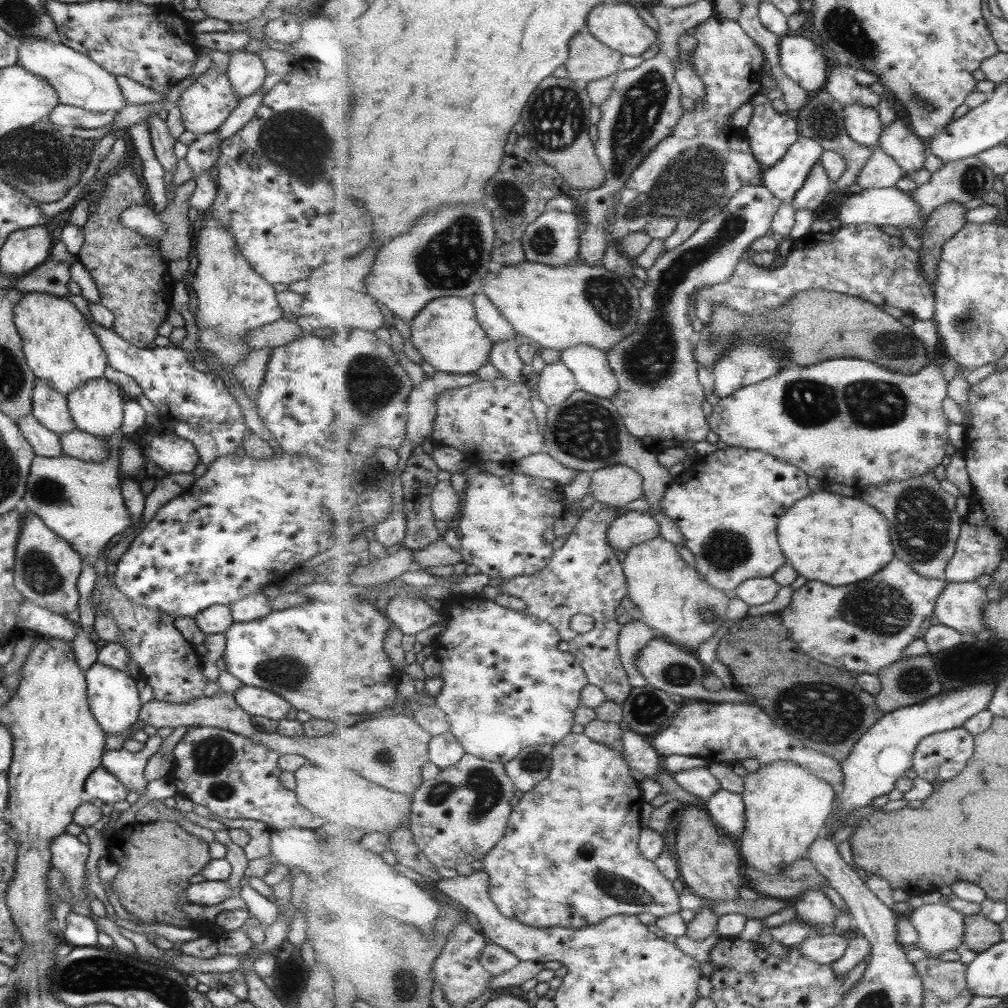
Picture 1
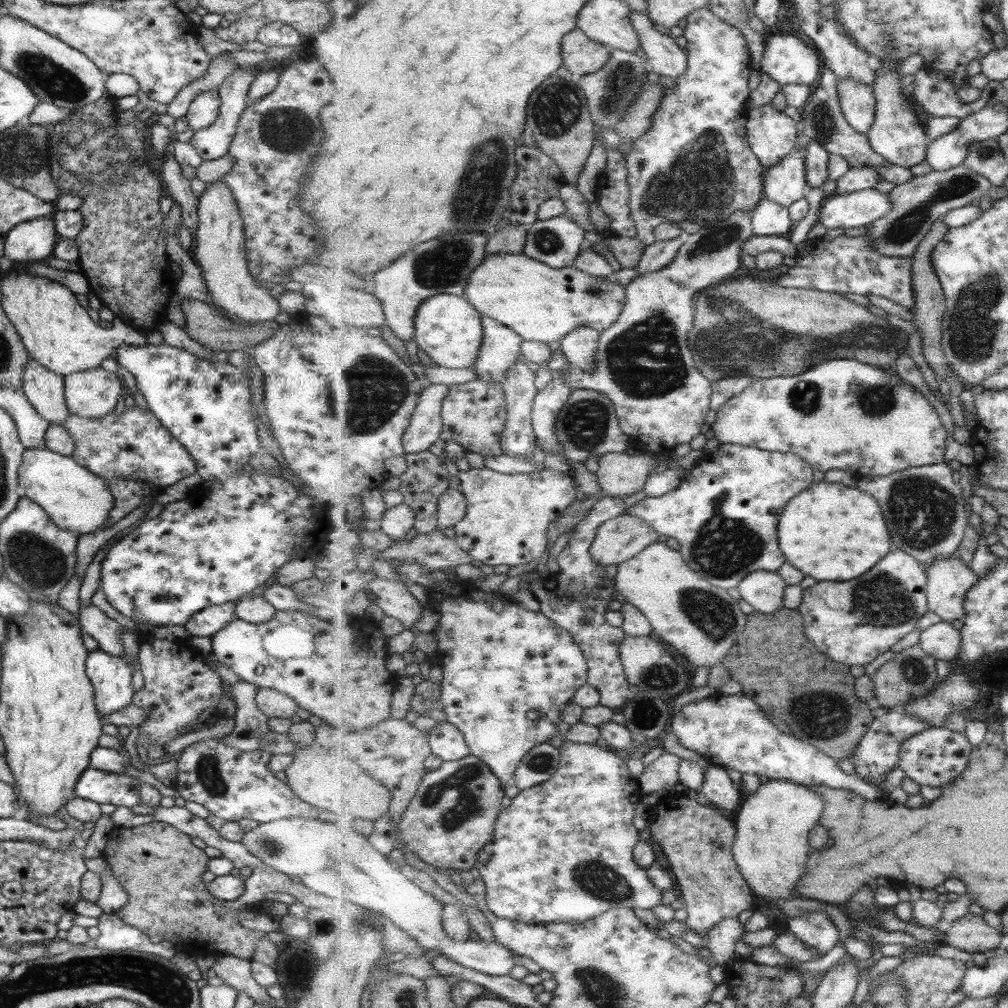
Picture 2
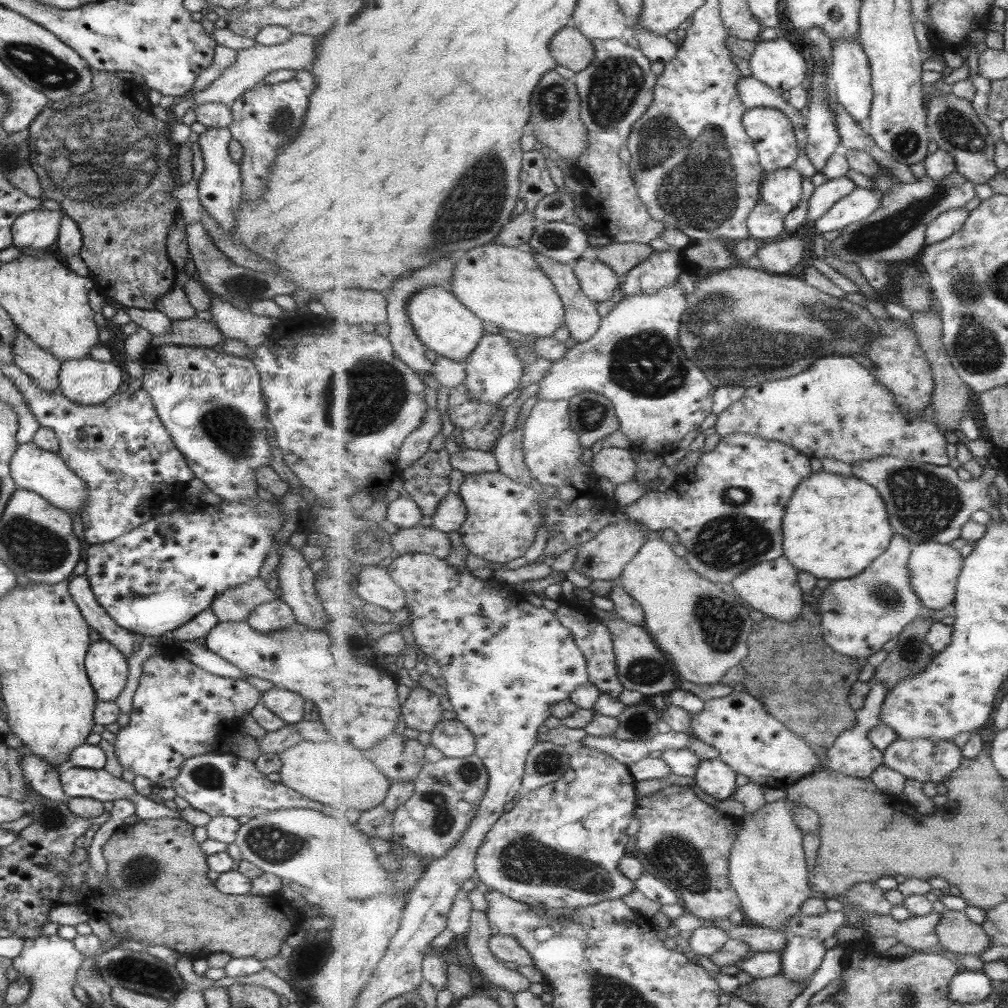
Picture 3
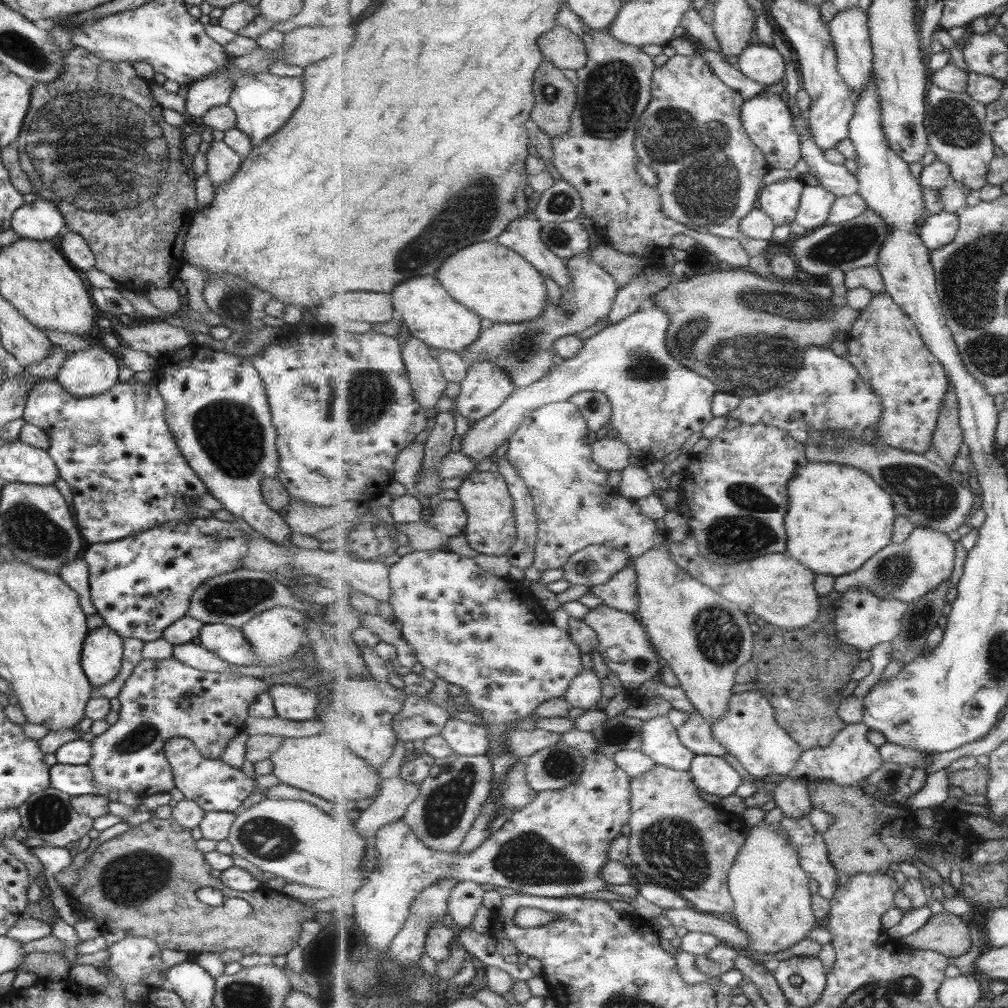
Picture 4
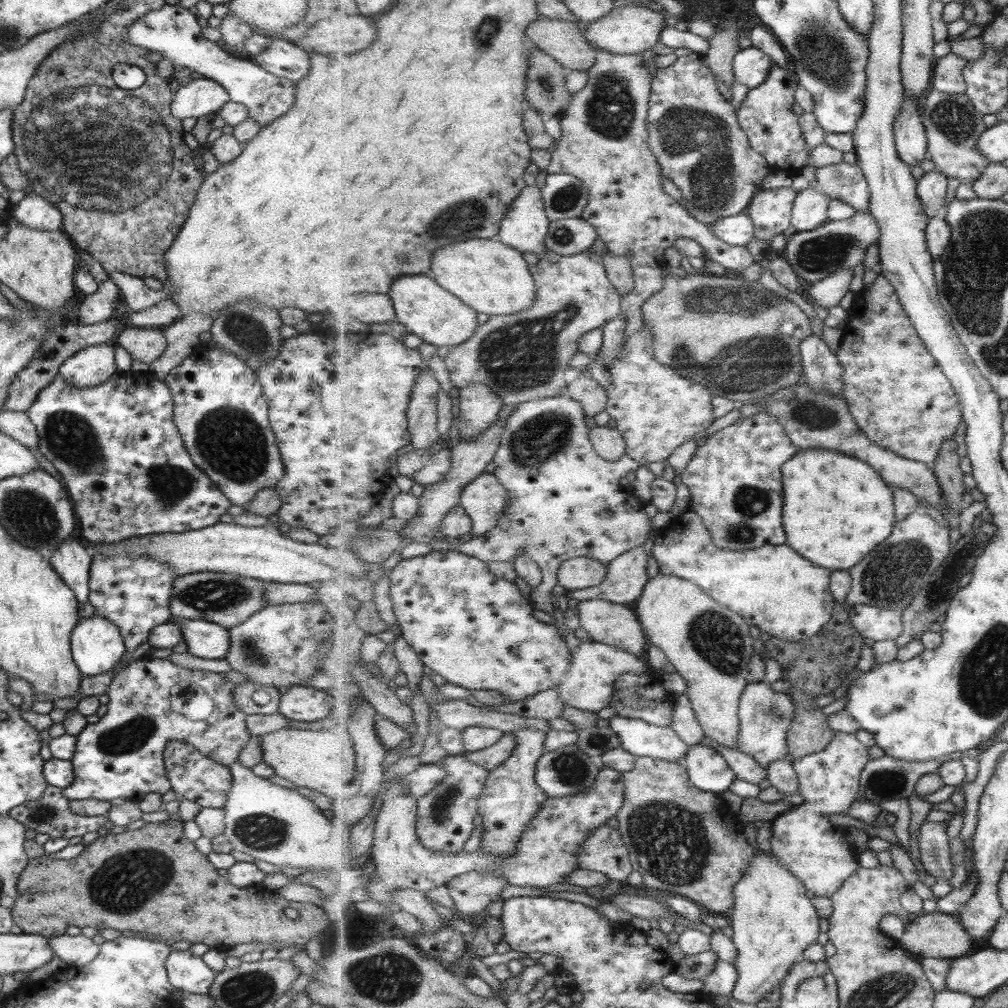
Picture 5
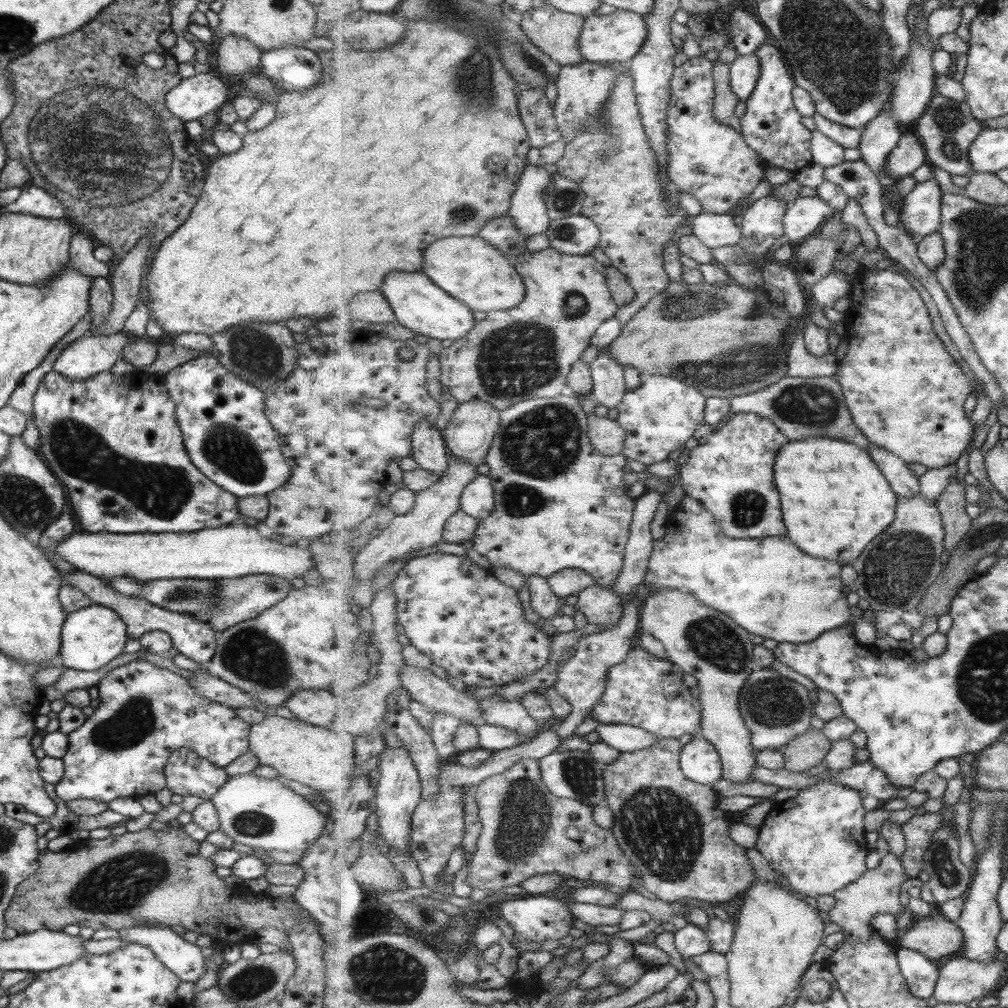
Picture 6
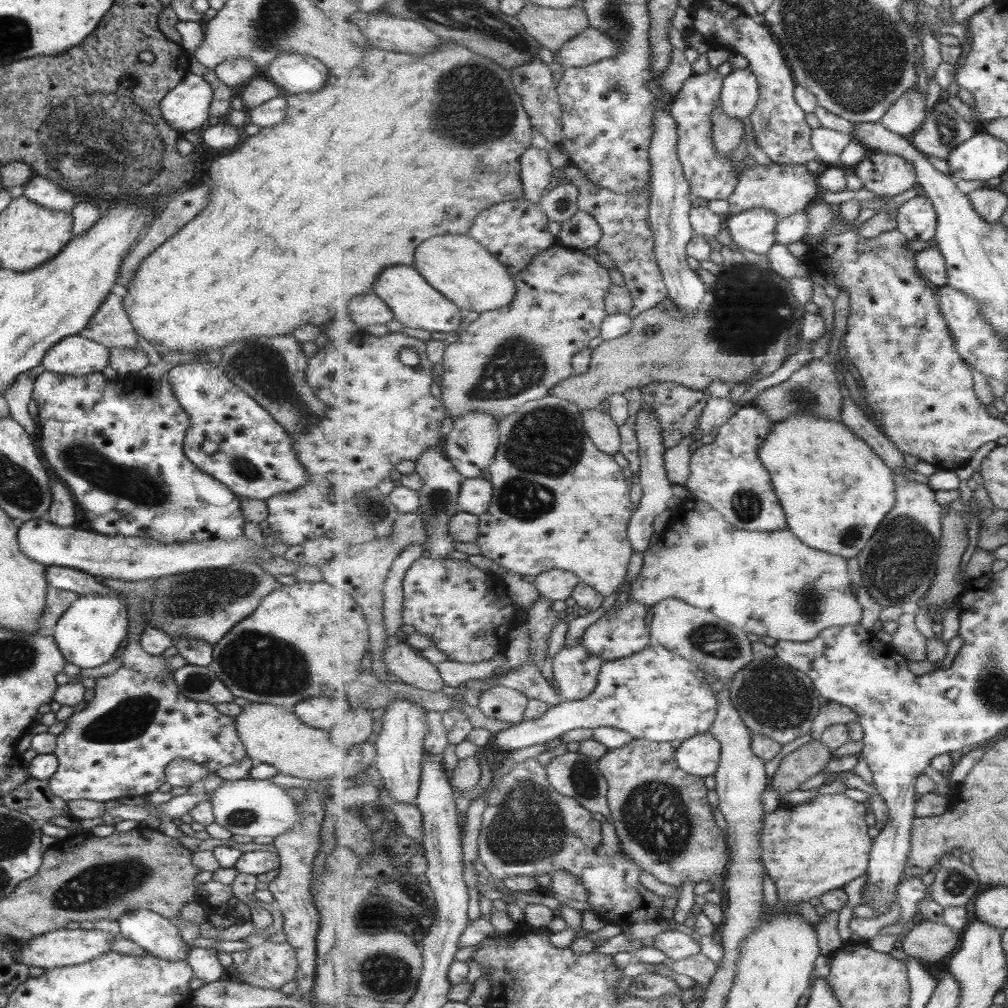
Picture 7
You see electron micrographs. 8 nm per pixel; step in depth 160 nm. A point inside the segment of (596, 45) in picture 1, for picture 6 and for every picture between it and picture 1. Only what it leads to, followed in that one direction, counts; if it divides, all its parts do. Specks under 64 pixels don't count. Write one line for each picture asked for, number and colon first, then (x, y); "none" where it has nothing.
2: (582, 55)
3: (573, 50)
4: (566, 50)
5: (563, 40)
6: (557, 33)

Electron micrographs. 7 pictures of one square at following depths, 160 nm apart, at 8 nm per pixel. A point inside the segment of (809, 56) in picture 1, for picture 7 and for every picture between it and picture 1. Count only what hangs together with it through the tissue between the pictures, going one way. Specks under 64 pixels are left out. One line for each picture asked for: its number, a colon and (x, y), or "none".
2: (788, 60)
3: (778, 63)
4: (764, 64)
5: (752, 67)
6: (745, 70)
7: (741, 91)

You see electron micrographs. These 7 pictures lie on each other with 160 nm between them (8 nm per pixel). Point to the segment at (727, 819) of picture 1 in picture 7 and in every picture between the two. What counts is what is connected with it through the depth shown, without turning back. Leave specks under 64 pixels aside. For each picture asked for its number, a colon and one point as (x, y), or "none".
2: (718, 787)
3: (714, 777)
4: (713, 774)
5: (707, 767)
6: (700, 761)
7: (700, 755)

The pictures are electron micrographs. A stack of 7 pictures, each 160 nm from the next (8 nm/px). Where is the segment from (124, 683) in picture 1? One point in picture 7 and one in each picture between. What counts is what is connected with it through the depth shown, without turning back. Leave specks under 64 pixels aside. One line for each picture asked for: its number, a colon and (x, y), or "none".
2: (110, 677)
3: (106, 668)
4: (101, 652)
5: (96, 646)
6: (90, 637)
7: (93, 626)

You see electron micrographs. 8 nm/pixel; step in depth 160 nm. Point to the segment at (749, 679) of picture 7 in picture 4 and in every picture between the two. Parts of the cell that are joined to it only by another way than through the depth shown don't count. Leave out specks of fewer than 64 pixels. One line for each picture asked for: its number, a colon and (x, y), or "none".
4: (750, 732)
5: (766, 716)
6: (777, 709)

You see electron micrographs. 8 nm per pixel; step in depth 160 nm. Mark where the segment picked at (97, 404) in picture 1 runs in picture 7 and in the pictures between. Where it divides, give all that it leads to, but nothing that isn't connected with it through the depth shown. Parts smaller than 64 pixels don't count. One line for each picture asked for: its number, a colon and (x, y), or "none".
2: (92, 393)
3: (86, 381)
4: (83, 373)
5: (91, 365)
6: (87, 355)
7: (74, 355)

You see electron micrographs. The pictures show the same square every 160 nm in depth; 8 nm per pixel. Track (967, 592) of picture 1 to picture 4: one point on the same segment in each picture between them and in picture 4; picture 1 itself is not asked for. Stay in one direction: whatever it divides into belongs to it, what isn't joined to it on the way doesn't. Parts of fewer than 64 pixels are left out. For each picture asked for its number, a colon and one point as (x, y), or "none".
2: (949, 580)
3: (935, 568)
4: (908, 571)

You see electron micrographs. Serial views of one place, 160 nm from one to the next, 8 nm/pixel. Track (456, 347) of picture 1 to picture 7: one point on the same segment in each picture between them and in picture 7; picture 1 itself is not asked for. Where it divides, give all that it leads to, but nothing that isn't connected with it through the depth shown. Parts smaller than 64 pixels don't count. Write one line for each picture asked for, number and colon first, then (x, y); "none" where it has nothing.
2: (448, 327)
3: (442, 321)
4: (427, 311)
5: (428, 310)
6: (425, 308)
7: (416, 304)

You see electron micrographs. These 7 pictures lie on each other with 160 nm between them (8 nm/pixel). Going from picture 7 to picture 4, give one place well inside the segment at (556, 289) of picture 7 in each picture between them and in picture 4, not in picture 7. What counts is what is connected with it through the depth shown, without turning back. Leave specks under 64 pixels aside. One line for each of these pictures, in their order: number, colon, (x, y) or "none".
4: (525, 350)
5: (525, 355)
6: (510, 356)

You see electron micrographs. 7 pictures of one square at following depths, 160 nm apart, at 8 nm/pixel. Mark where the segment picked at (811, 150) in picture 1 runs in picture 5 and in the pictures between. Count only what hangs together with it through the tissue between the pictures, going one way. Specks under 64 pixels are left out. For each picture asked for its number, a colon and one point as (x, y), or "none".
2: (785, 183)
3: (783, 189)
4: (781, 200)
5: (771, 210)

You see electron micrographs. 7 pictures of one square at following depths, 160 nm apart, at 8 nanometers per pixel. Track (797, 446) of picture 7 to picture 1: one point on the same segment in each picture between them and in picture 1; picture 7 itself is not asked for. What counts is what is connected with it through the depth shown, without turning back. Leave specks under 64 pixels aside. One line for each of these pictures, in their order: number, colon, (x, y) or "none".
1: (830, 538)
2: (835, 533)
3: (837, 525)
4: (854, 519)
5: (839, 508)
6: (836, 499)

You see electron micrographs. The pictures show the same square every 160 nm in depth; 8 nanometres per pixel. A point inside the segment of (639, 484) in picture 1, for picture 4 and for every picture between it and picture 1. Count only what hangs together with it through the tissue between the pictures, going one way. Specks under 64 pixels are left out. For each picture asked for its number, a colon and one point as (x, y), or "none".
2: (620, 475)
3: (616, 464)
4: (612, 453)

